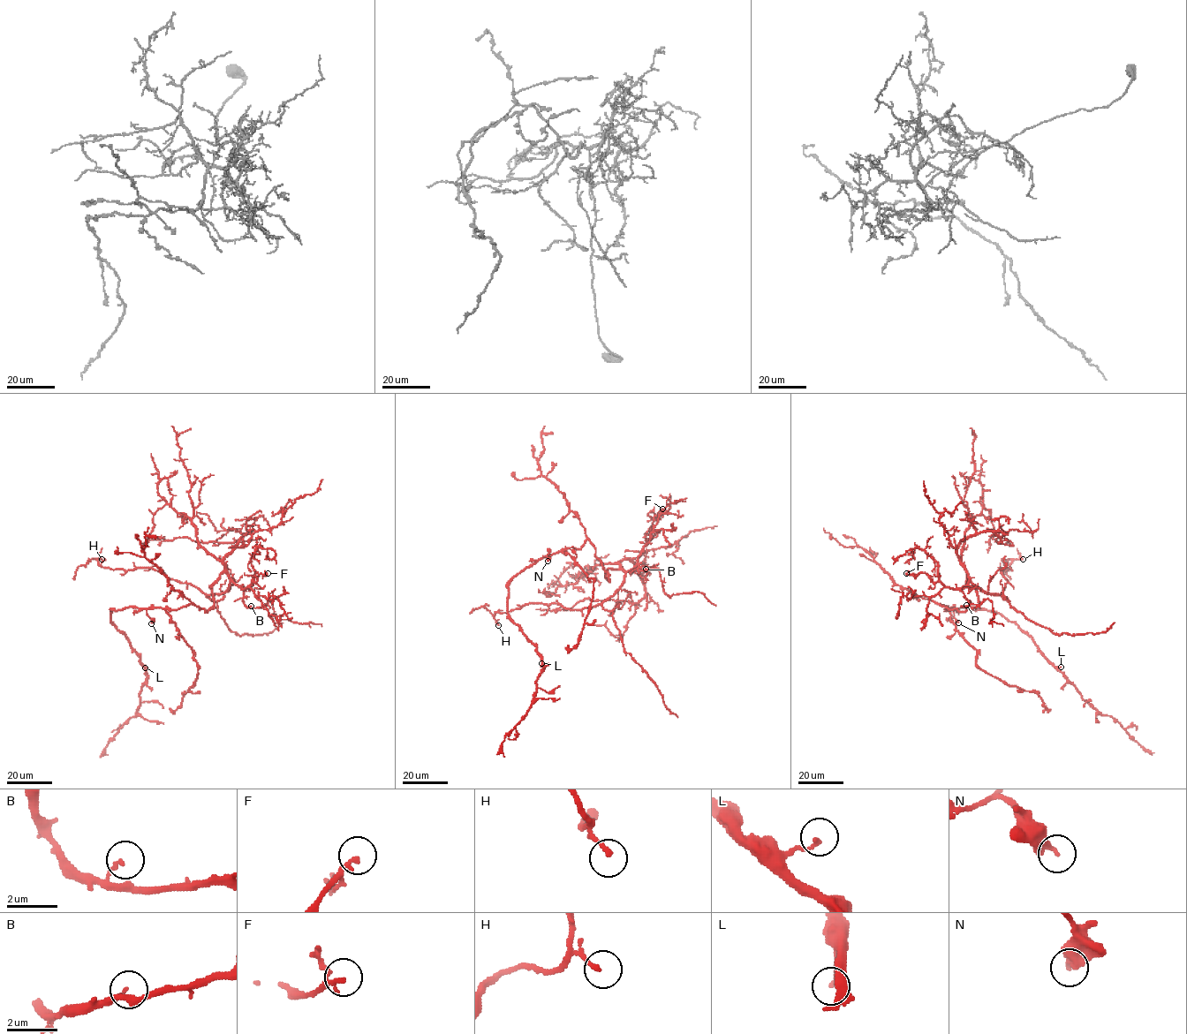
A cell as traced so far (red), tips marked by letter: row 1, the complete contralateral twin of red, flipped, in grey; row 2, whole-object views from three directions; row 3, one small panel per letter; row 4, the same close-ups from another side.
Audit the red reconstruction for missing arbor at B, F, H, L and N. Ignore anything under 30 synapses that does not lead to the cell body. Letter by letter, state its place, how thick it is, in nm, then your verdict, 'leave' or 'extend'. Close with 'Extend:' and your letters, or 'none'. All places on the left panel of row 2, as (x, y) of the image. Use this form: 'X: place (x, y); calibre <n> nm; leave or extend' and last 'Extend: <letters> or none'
B: place (251, 606); calibre 130 nm; leave
F: place (268, 573); calibre 130 nm; leave
H: place (102, 559); calibre 160 nm; leave
L: place (145, 667); calibre 150 nm; leave
N: place (151, 623); calibre 400 nm; leave
Extend: none

